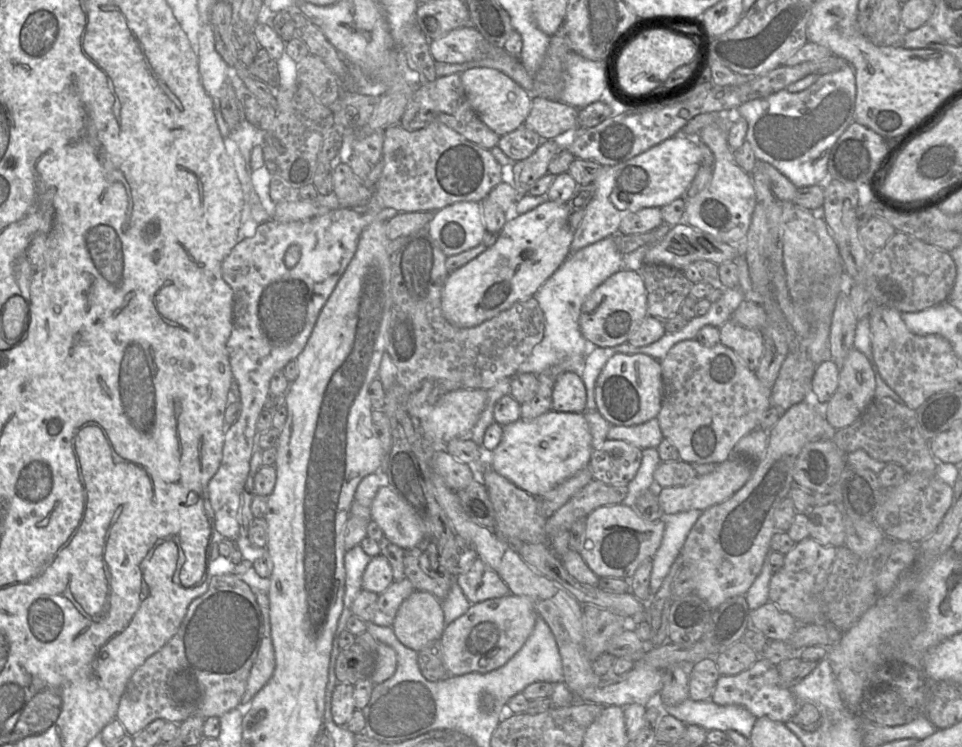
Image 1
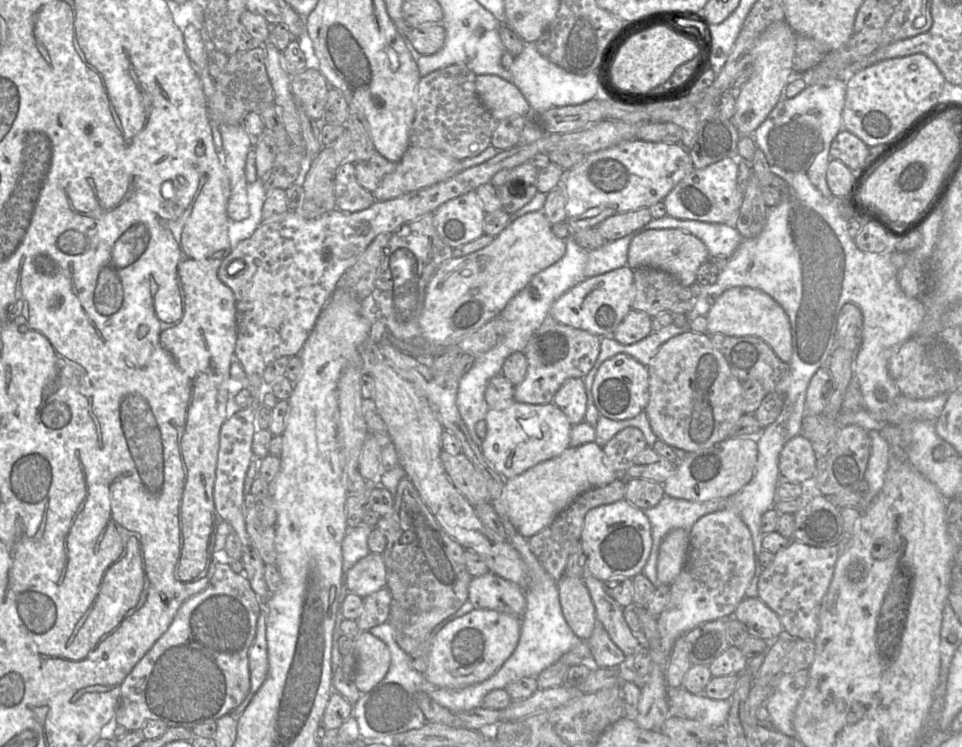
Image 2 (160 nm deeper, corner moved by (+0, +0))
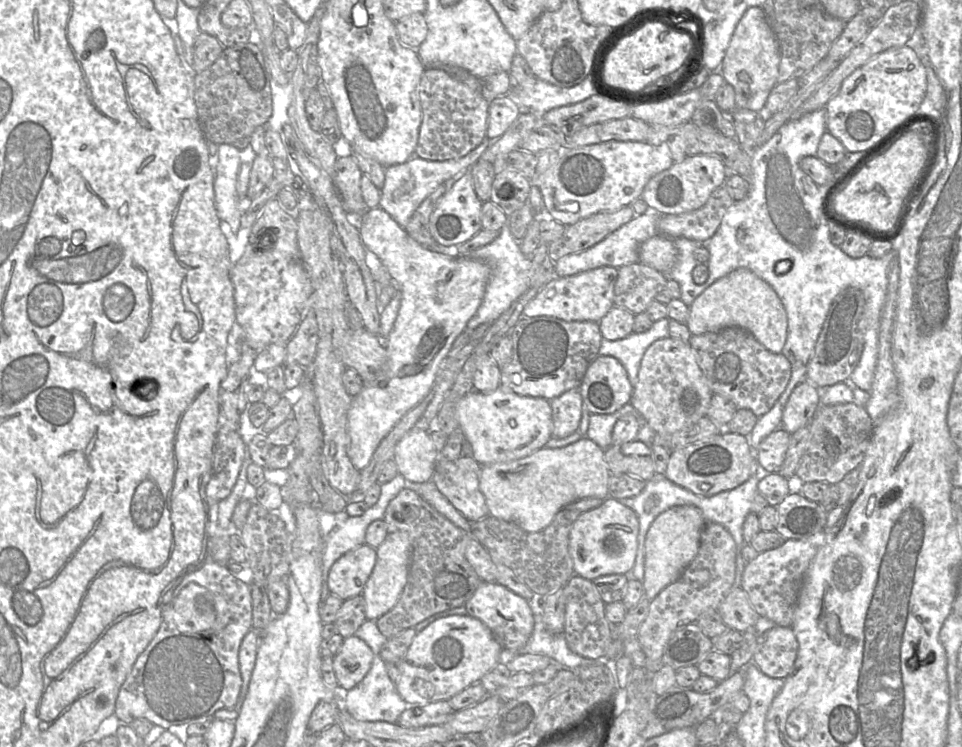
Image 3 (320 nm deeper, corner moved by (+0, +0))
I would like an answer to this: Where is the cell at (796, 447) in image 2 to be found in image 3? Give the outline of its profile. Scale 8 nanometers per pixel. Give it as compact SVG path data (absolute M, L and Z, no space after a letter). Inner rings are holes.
M778 429L760 443L756 451L758 466L766 472L778 473L789 447L791 434Z

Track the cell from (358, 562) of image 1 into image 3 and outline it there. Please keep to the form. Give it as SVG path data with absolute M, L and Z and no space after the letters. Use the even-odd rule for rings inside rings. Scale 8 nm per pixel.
M398 474L391 481L381 484L381 494L376 504L369 507L361 516L349 516L346 521L338 524L323 538L321 557L322 599L330 594L327 579L333 563L346 552L366 543L367 527L376 520L383 520L388 504L405 488L405 482L406 479Z

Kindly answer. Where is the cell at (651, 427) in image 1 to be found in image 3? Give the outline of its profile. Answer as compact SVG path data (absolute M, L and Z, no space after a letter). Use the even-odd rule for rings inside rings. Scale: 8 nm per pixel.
M628 403L611 414L591 414L587 437L598 444L603 450L612 445L612 431L619 418L627 414L632 414L637 418L639 426L643 423L643 418L637 410Z

